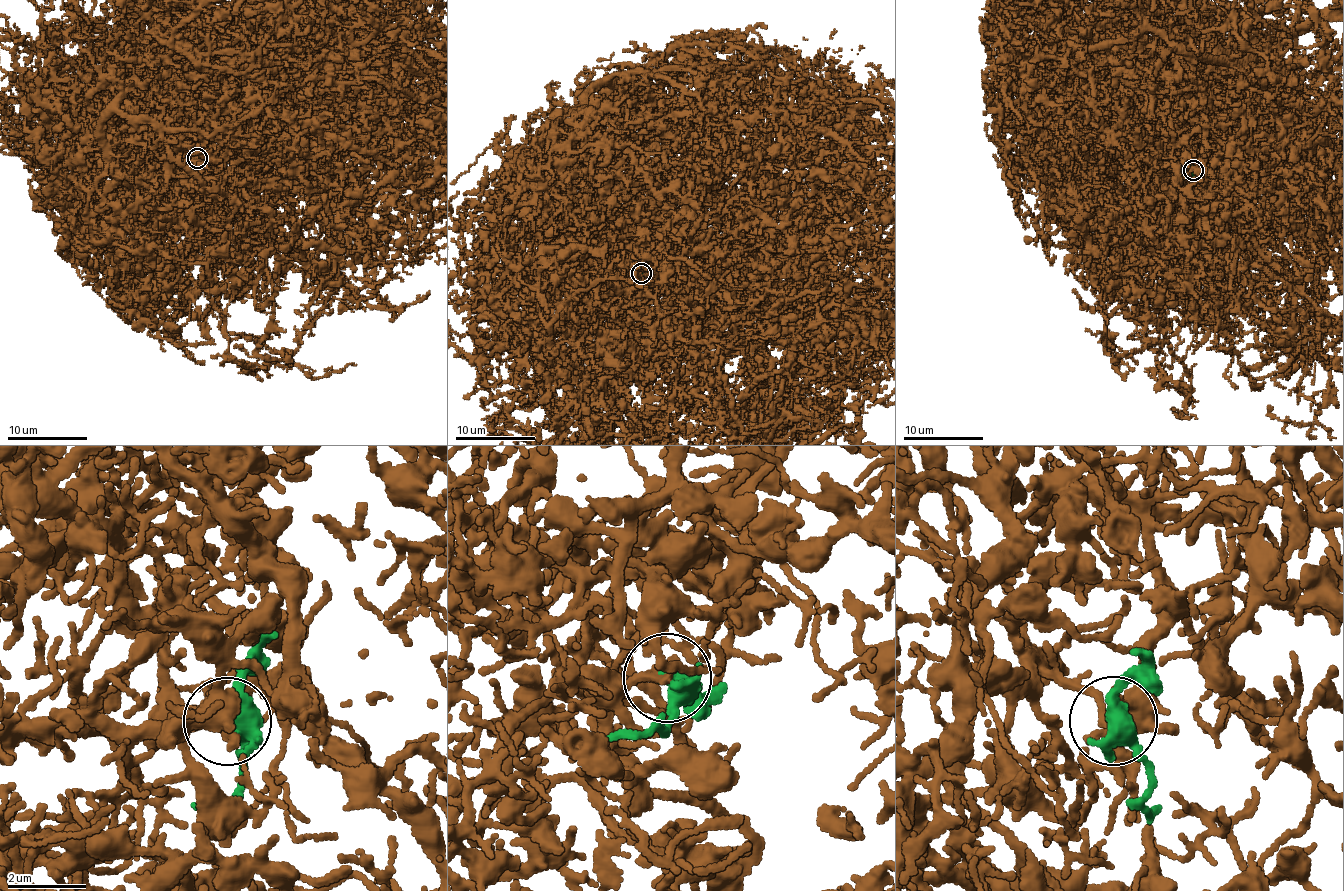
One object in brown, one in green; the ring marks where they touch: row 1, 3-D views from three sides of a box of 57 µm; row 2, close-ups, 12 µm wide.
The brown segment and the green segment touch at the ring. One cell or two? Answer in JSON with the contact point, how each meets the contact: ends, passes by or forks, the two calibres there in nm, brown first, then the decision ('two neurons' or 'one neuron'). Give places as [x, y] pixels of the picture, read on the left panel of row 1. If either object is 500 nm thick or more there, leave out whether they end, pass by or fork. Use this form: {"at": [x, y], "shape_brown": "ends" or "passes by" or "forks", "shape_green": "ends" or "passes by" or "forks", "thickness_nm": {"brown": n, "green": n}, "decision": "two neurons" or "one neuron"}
{"at": [197, 158], "shape_brown": "ends", "shape_green": "forks", "thickness_nm": {"brown": 300, "green": 400}, "decision": "one neuron"}

